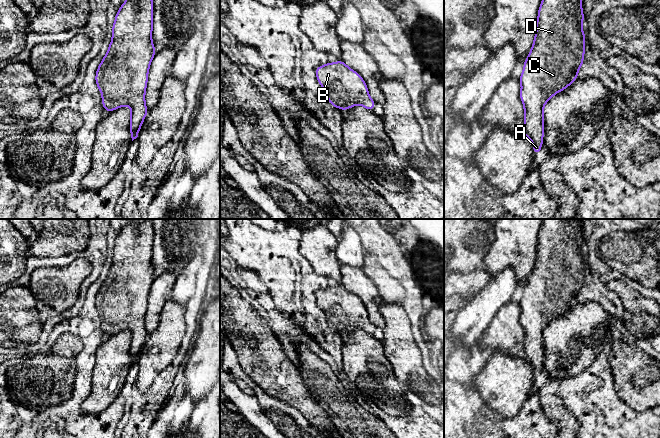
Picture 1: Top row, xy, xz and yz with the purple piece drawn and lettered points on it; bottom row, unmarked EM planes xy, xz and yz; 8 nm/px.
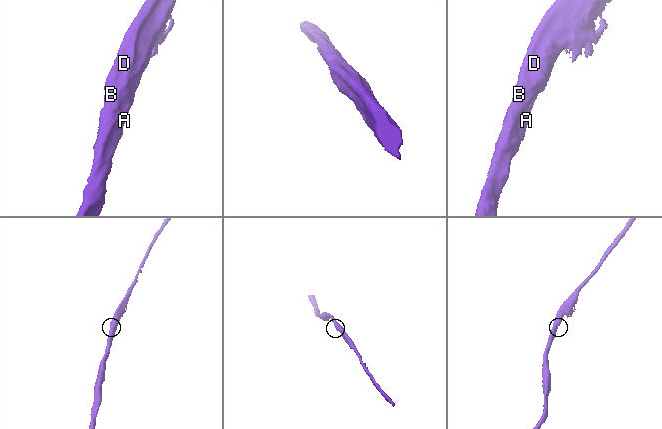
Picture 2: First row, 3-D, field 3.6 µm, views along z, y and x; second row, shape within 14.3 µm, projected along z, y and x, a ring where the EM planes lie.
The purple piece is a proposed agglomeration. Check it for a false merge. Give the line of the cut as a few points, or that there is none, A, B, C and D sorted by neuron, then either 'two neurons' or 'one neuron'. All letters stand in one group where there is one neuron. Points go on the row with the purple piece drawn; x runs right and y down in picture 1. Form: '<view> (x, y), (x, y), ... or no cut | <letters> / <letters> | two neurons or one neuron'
no cut | A B C D | one neuron

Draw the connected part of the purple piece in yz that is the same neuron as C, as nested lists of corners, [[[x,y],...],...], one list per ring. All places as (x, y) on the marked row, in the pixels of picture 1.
[[[542,0],[538,10],[534,42],[527,59],[524,61],[523,72],[519,78],[522,87],[520,99],[524,105],[524,128],[521,133],[532,141],[534,155],[541,152],[543,144],[543,108],[545,104],[551,97],[574,82],[584,61],[585,34],[581,25],[584,19],[582,0]]]

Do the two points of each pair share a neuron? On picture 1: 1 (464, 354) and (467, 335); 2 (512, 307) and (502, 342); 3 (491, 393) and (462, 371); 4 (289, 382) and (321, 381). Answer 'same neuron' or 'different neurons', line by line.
1: different neurons
2: same neuron
3: different neurons
4: different neurons

